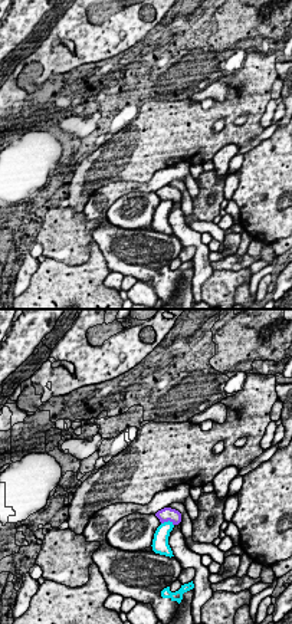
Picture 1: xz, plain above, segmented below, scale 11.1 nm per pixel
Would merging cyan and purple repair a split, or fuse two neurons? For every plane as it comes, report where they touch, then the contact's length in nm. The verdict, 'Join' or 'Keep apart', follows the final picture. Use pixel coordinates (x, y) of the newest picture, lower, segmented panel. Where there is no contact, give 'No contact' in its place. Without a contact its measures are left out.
Touches cyan at (169, 521). Shared border 150 nm

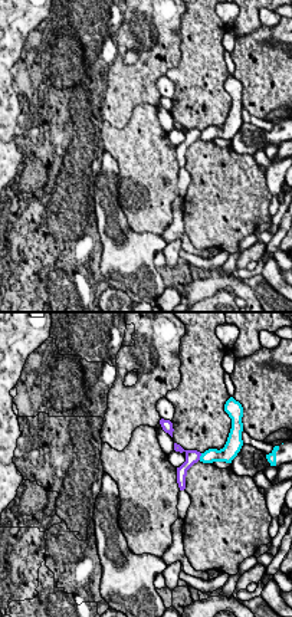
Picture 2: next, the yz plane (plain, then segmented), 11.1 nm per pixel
Touches cyan at (200, 456). Shared border 90 nm

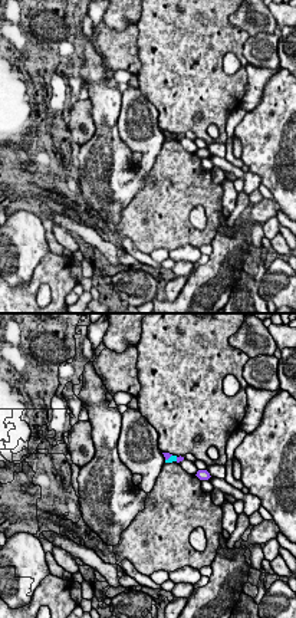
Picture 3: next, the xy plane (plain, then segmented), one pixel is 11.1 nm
Touches cyan at (170, 457). Shared border 110 nm

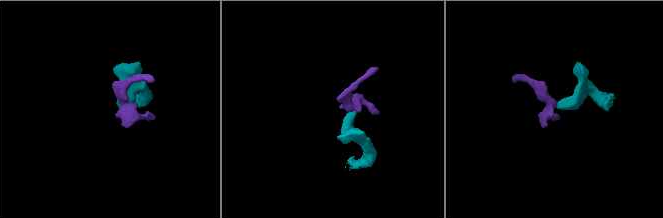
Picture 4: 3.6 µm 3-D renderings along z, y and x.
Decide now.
Keep apart

